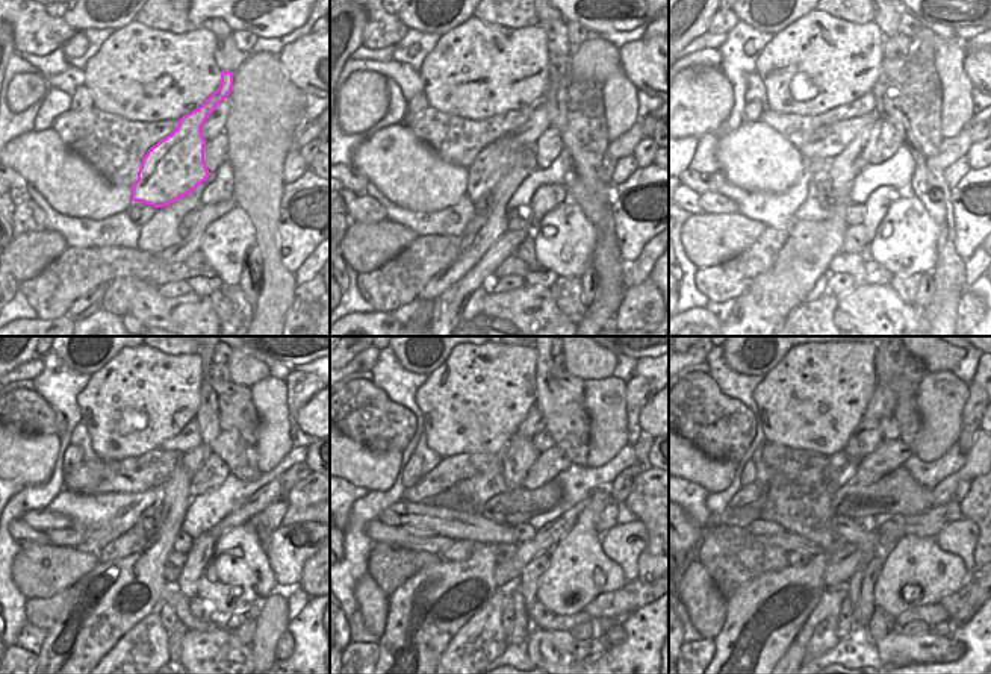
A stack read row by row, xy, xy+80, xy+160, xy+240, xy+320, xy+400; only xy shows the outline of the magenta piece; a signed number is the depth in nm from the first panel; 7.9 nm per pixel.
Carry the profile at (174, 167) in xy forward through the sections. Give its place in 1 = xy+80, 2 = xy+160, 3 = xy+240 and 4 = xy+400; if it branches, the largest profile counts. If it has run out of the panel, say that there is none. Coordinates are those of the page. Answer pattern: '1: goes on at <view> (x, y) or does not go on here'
1: goes on at xy+80 (497, 159)
2: goes on at xy+160 (811, 208)
3: goes on at xy+240 (135, 539)
4: goes on at xy+400 (795, 558)

